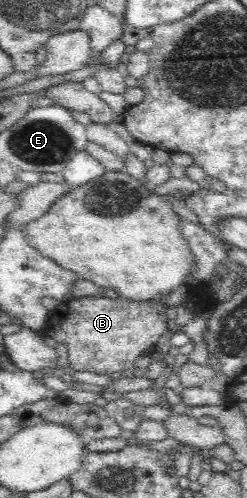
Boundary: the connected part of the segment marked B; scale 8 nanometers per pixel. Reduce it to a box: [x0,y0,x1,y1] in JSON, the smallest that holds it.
[43,293,168,374]

